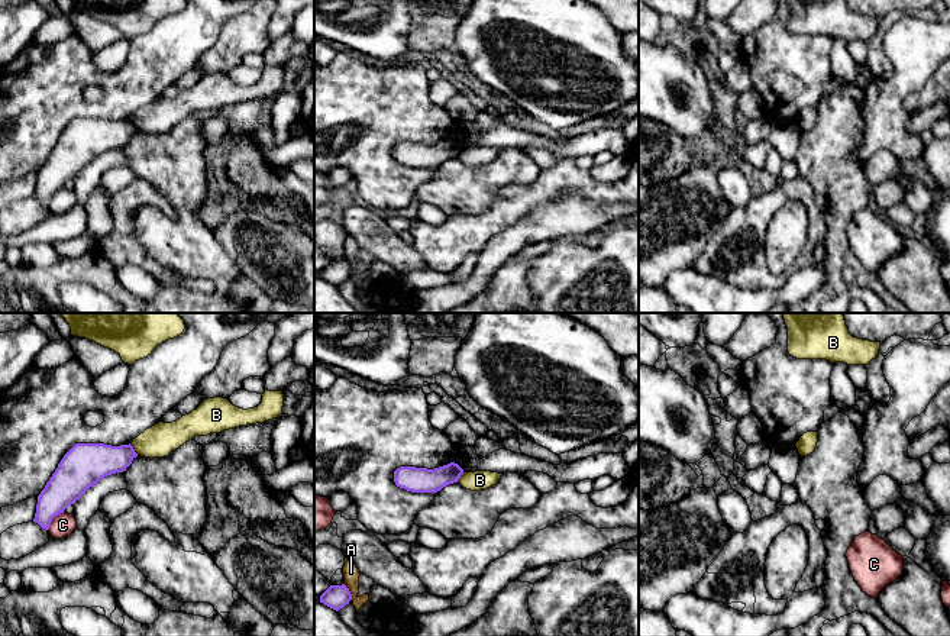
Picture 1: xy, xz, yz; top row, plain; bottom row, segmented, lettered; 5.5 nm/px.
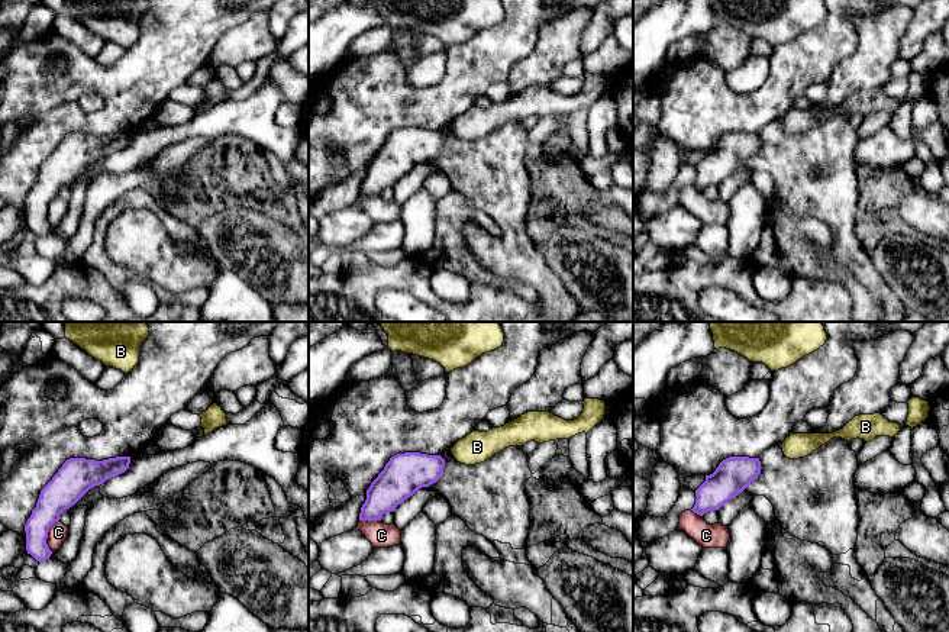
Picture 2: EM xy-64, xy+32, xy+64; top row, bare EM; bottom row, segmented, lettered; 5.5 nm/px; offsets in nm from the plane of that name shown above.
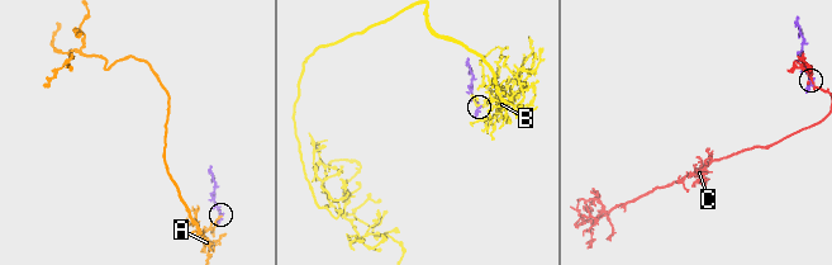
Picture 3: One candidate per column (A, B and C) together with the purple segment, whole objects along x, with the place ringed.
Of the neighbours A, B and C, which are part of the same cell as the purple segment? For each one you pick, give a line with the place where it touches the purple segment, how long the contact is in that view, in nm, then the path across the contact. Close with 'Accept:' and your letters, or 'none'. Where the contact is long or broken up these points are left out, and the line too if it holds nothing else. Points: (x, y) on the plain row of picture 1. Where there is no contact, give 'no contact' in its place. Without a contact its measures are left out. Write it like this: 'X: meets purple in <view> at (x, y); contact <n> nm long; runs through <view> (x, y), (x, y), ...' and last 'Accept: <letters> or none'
Accept: none

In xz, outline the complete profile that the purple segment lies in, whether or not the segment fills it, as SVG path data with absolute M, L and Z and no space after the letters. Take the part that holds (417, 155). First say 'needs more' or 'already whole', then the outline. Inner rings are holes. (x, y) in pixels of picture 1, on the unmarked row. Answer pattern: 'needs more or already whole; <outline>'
already whole; M455 138L434 145L400 142L394 146L394 158L411 168L437 168L443 162L458 158L462 149L463 145Z

